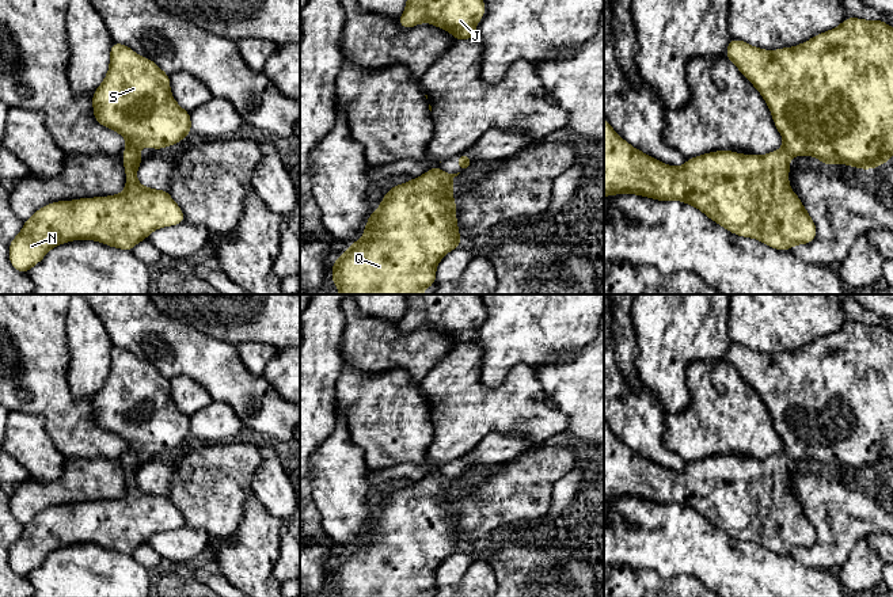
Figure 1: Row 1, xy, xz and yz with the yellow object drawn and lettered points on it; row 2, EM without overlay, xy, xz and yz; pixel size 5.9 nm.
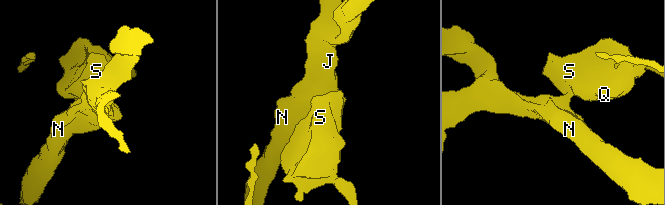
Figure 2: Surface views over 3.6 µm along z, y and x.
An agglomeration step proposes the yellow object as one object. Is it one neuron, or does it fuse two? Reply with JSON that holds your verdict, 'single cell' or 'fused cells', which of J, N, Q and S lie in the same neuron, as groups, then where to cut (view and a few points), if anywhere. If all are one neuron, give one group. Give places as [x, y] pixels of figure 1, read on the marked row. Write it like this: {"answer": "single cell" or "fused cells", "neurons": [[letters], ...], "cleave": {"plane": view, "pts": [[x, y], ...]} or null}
{"answer": "single cell", "neurons": [["J", "N", "Q", "S"]], "cleave": null}

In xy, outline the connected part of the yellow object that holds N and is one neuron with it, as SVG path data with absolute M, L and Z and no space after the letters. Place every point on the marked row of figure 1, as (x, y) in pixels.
M113 42L110 69L104 81L92 94L92 104L94 118L128 140L122 153L126 189L118 195L58 201L38 209L10 243L10 263L23 274L39 263L49 250L65 242L88 239L132 251L152 231L185 223L182 209L167 190L140 186L136 175L137 167L144 160L137 152L138 148L149 145L159 151L179 142L191 132L190 113L179 107L171 95L170 75L152 60L141 58L130 47Z

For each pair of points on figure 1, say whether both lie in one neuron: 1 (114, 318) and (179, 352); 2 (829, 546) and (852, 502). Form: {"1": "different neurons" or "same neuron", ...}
{"1": "same neuron", "2": "same neuron"}

